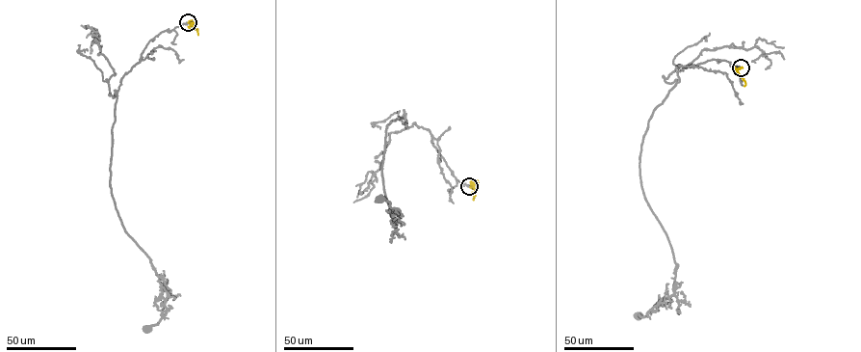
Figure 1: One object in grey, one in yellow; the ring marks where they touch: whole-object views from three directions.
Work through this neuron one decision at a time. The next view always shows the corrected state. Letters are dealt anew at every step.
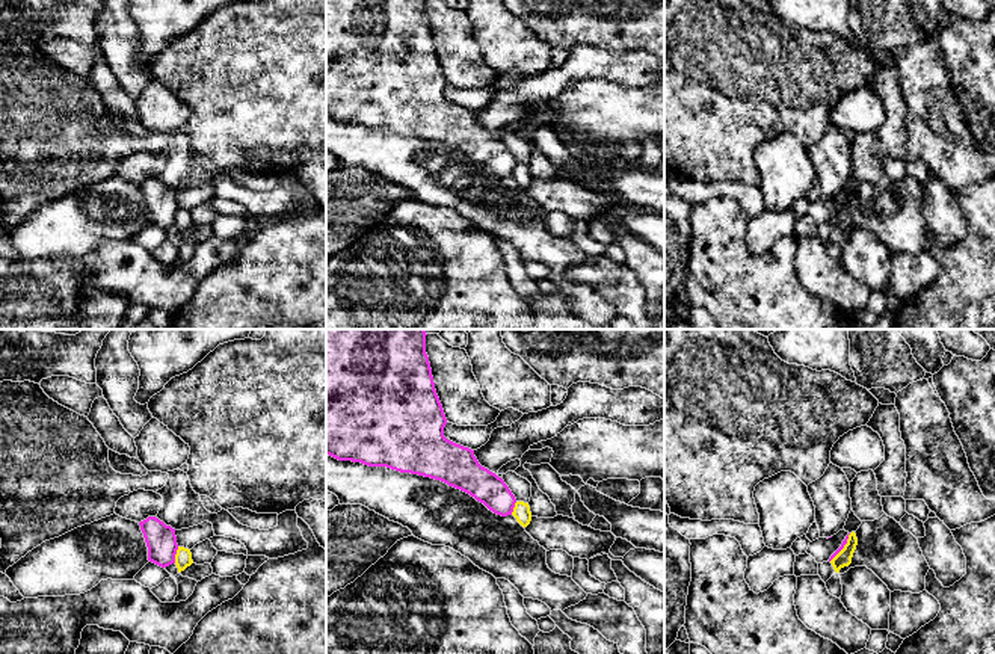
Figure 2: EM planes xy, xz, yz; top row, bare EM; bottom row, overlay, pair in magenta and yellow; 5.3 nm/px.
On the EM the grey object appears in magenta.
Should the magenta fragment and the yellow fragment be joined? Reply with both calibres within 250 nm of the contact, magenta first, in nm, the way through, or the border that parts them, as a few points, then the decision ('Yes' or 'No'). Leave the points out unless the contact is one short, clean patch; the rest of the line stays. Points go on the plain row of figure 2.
Thickness 160 nm (magenta) against 90 nm. Boundary: xy (178, 209), (174, 224). No

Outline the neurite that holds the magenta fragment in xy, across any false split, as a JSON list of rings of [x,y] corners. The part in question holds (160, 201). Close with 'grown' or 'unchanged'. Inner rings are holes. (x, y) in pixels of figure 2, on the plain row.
[[[148,178],[139,187],[148,208],[148,222],[162,230],[175,225],[178,211],[175,190],[156,178]]]; unchanged

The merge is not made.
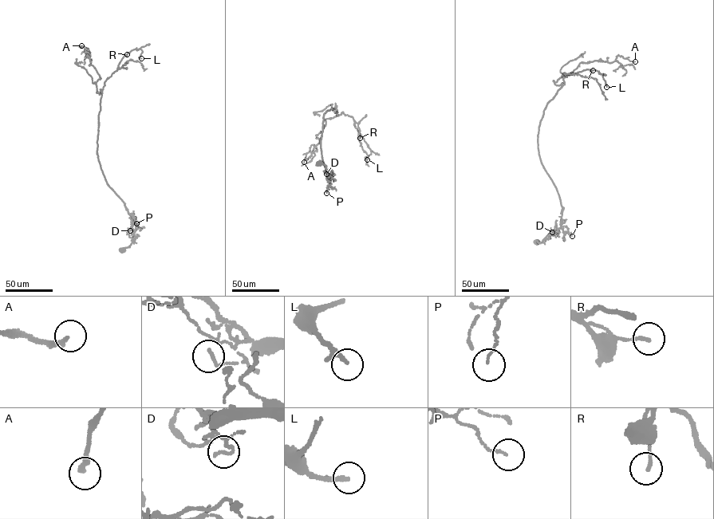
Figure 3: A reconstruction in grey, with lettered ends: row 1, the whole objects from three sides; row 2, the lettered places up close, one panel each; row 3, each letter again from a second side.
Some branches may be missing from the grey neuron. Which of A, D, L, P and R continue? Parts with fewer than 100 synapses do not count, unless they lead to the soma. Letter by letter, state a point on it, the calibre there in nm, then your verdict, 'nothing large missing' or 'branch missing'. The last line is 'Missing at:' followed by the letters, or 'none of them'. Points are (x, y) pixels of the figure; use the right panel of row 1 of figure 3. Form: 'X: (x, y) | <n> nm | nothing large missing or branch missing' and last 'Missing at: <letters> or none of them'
A: (635, 61) | 260 nm | nothing large missing
D: (552, 232) | 140 nm | nothing large missing
L: (606, 87) | 240 nm | nothing large missing
P: (572, 236) | 90 nm | nothing large missing
R: (593, 70) | 140 nm | nothing large missing
Missing at: none of them

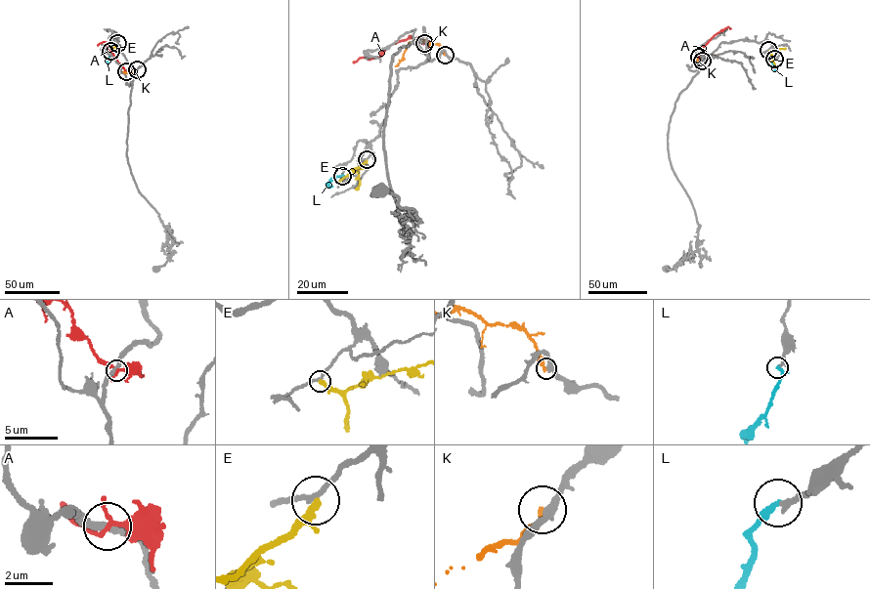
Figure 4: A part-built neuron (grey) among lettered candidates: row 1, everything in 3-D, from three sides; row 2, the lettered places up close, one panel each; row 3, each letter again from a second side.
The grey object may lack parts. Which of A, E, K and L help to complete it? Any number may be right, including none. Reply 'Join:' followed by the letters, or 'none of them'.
Join: L

